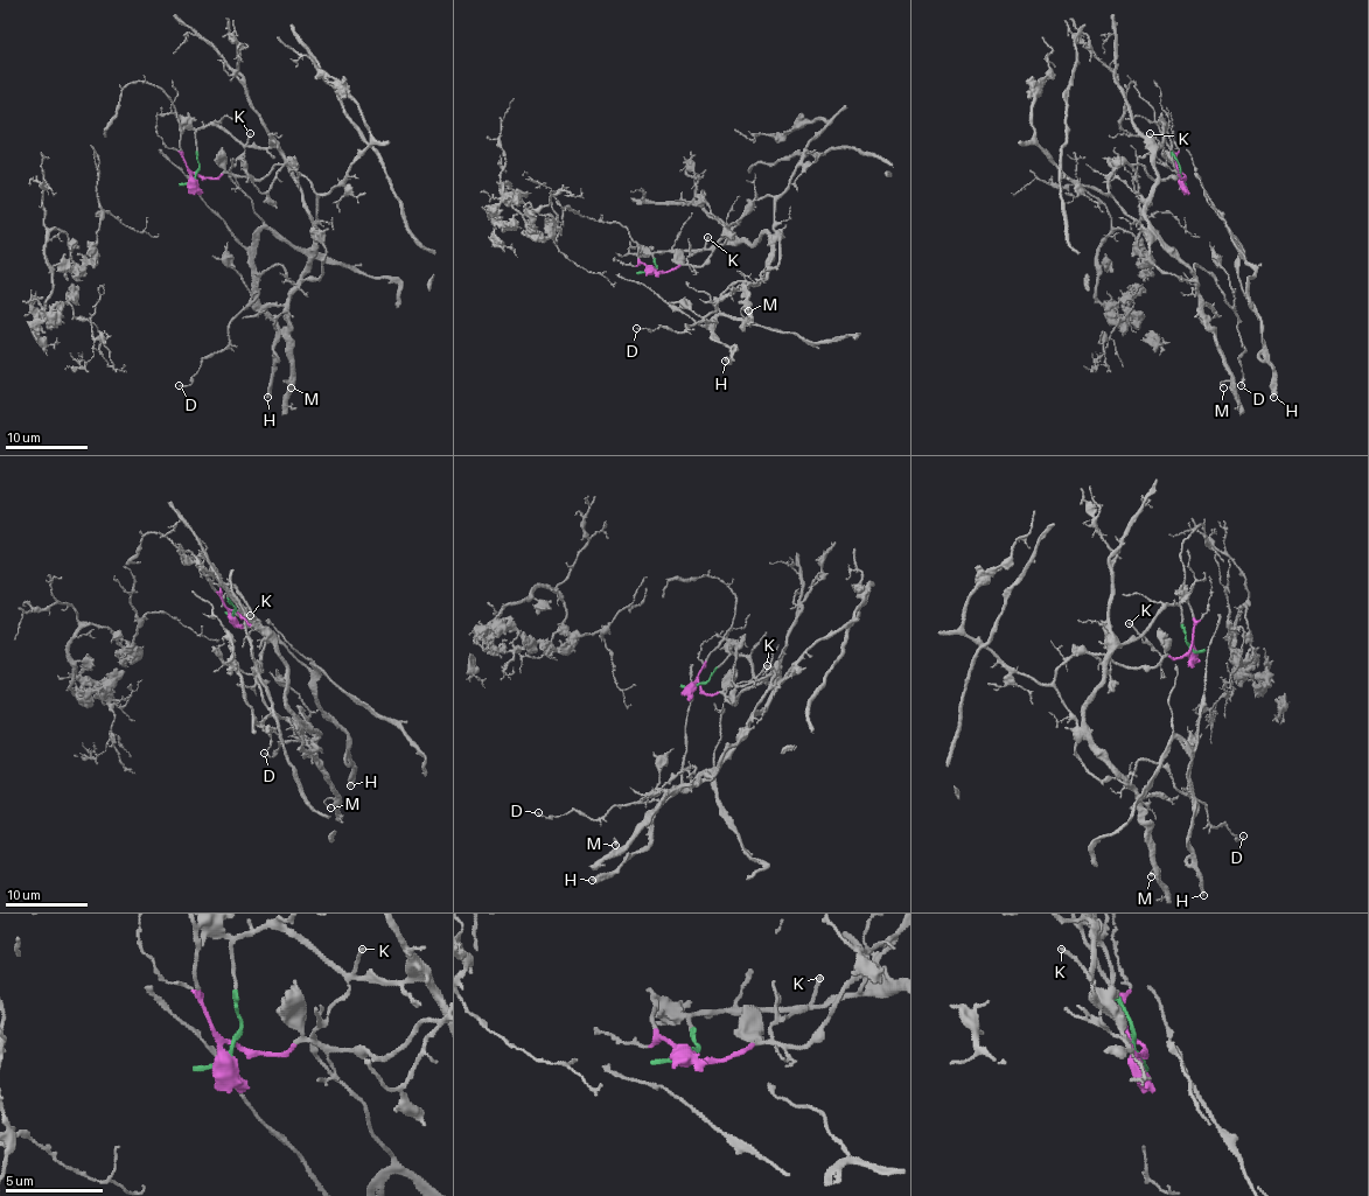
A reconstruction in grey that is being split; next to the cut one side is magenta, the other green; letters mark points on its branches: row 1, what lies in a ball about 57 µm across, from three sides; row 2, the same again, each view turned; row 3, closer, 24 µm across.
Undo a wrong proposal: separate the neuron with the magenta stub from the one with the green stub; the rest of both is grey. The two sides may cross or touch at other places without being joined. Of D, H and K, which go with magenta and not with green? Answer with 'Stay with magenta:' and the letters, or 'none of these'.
Stay with magenta: D, H

